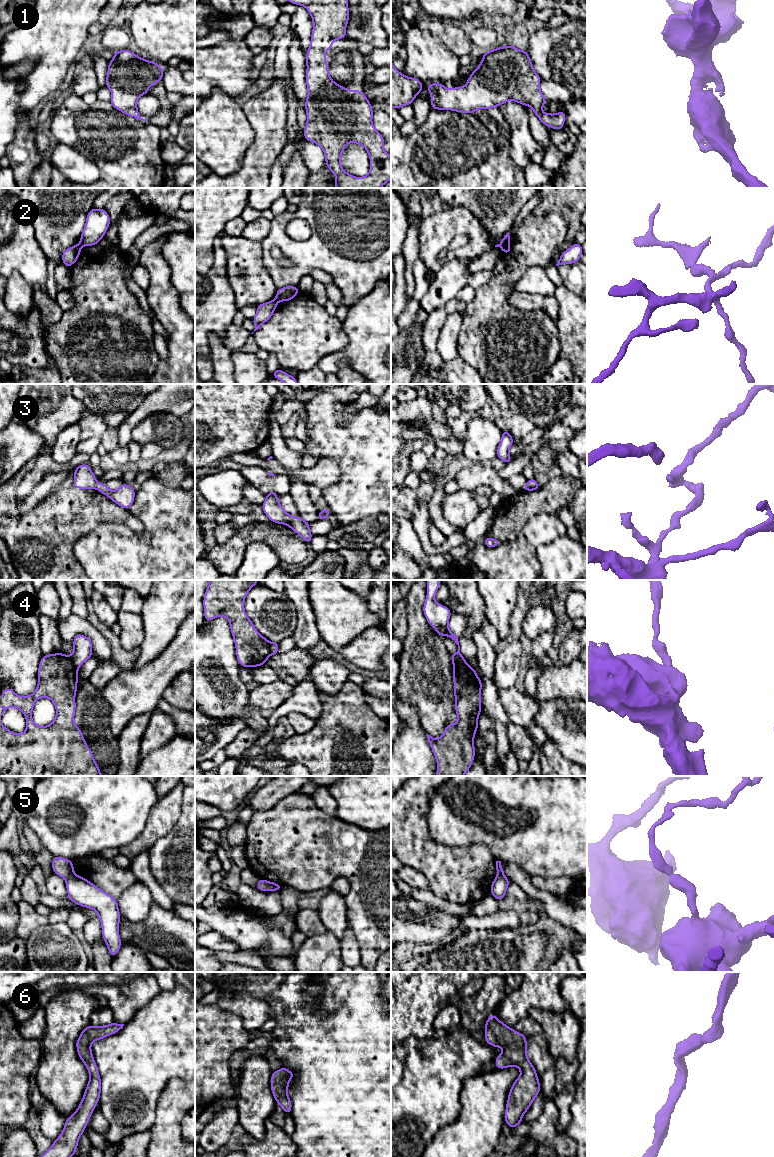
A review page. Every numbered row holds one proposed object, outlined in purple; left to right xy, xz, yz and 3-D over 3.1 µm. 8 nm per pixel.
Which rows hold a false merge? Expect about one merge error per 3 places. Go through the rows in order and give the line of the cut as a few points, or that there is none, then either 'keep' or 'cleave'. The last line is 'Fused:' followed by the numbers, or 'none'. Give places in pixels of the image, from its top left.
1: cut none; keep
2: cut yz (508, 241), (501, 248); cleave
3: cut xz (293, 517), (288, 525); cleave
4: cut xy (69, 657), (77, 669); cleave
5: cut xz (265, 881), (267, 890); cleave
6: cut none; keep
Fused: 2, 3, 4, 5

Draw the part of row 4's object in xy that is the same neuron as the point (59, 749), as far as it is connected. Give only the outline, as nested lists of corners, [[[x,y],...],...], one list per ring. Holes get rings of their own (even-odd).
[[[63,653],[43,655],[37,676],[38,686],[34,693],[21,697],[8,687],[2,691],[0,696],[0,707],[4,709],[0,714],[0,776],[103,776],[85,742],[83,733],[74,722],[78,669],[73,665],[71,658]],[[39,698],[49,698],[56,707],[55,719],[51,724],[43,727],[35,724],[32,719],[32,710]],[[11,707],[20,709],[26,718],[26,730],[22,734],[16,734],[1,724],[1,716]]]

